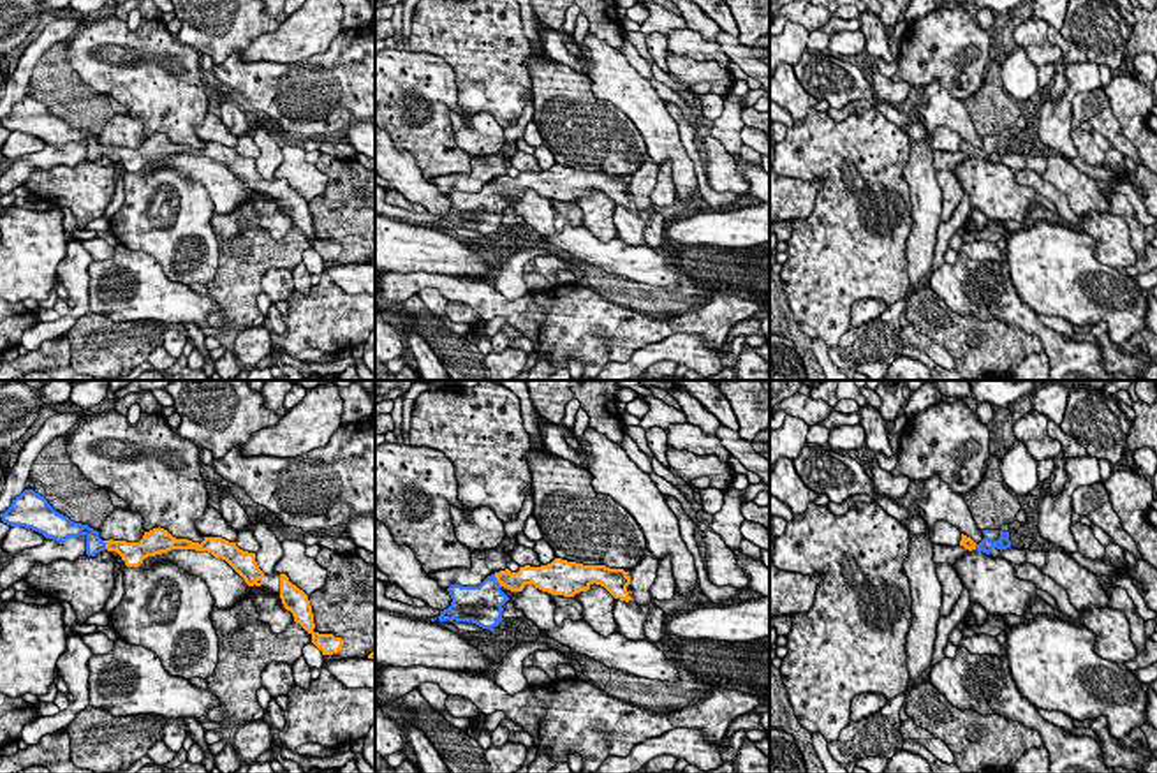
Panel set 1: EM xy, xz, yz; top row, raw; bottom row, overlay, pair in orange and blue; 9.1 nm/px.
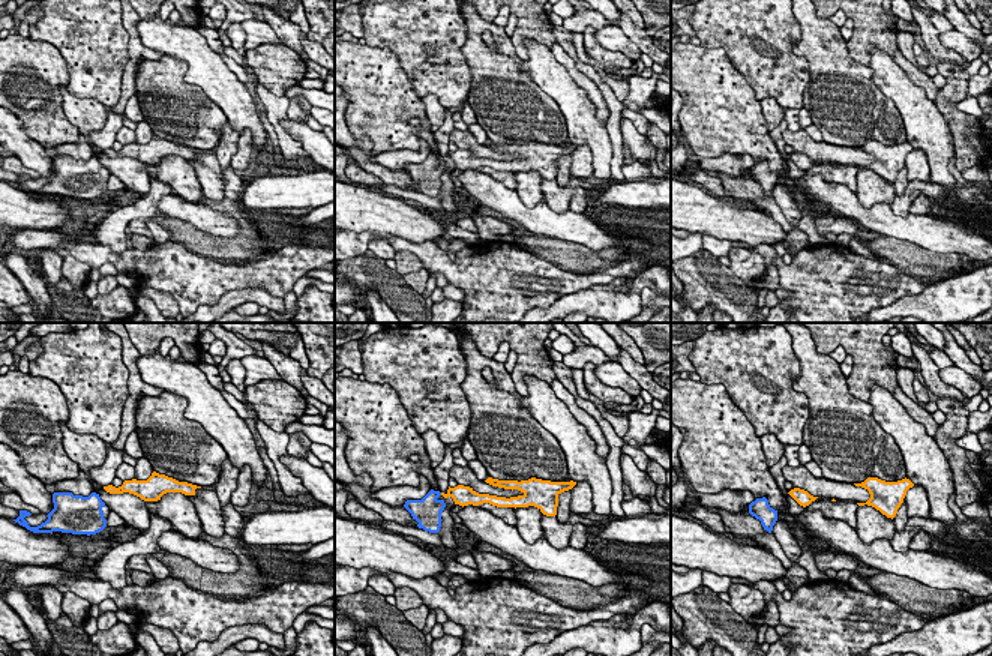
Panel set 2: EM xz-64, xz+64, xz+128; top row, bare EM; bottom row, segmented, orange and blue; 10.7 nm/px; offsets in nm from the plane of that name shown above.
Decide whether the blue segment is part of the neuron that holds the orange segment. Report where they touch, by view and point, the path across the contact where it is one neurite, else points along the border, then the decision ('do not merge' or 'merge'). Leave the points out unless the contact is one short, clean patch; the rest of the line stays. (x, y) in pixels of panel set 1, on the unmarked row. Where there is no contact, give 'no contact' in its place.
meets orange in xz at (497, 185); runs through xz (515, 187), (497, 185), (483, 208); merge

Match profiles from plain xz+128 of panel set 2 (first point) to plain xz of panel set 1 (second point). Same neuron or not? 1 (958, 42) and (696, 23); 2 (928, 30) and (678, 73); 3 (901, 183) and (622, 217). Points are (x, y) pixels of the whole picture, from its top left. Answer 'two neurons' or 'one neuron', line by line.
1: two neurons
2: one neuron
3: two neurons

